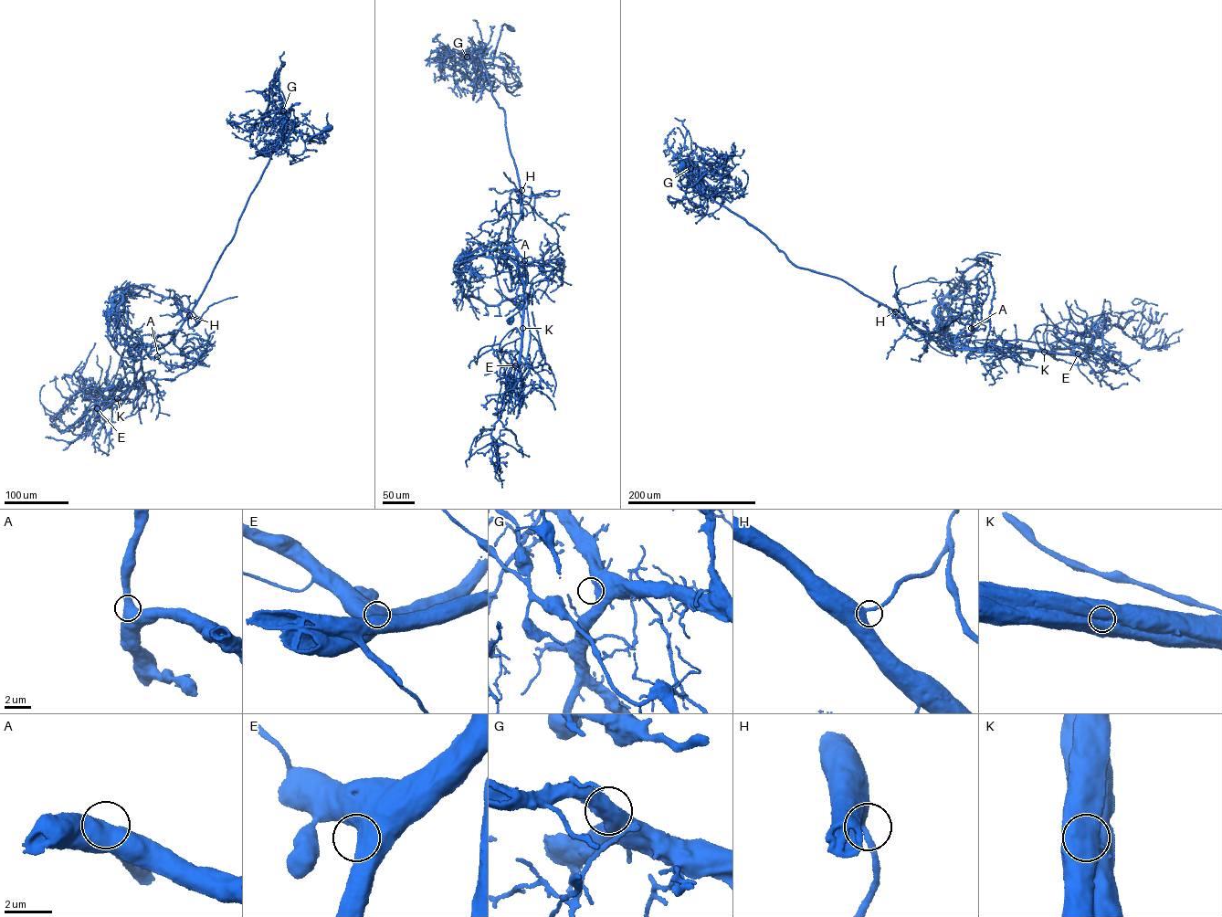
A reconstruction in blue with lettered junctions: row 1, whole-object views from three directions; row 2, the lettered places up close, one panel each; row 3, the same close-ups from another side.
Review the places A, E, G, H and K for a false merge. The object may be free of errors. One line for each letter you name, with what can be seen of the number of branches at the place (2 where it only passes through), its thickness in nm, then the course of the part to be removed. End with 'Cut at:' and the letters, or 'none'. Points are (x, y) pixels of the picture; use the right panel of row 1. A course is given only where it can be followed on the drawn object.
K: 1 | 1050 nm | (1044, 352), (1013, 347), (969, 349), (949, 336), (937, 319), (934, 306), (977, 258), (984, 258), (982, 261)
Cut at: K

